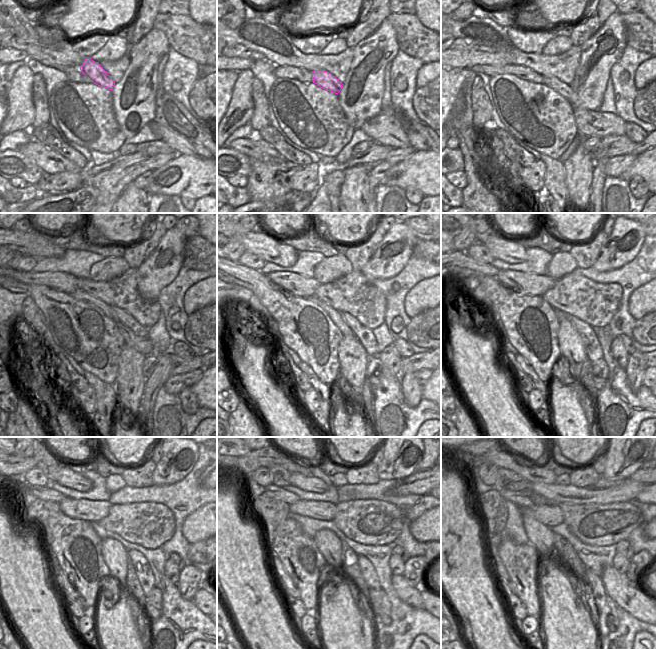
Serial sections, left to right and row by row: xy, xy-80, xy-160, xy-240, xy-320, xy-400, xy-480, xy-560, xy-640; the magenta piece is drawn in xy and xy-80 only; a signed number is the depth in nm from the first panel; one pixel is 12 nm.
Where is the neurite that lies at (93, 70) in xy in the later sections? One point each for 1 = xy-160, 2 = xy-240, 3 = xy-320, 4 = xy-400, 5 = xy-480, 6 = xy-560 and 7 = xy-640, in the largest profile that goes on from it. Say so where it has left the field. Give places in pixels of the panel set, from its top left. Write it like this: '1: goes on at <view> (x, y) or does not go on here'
1: goes on at xy-160 (565, 90)
2: goes on at xy-240 (123, 316)
3: goes on at xy-320 (365, 335)
4: goes on at xy-400 (594, 351)
5: goes on at xy-480 (141, 566)
6: goes on at xy-560 (368, 572)
7: goes on at xy-640 (598, 594)

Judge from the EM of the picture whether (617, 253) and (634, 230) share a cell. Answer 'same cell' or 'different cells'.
same cell

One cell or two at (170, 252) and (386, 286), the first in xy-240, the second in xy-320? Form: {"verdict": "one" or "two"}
{"verdict": "two"}

